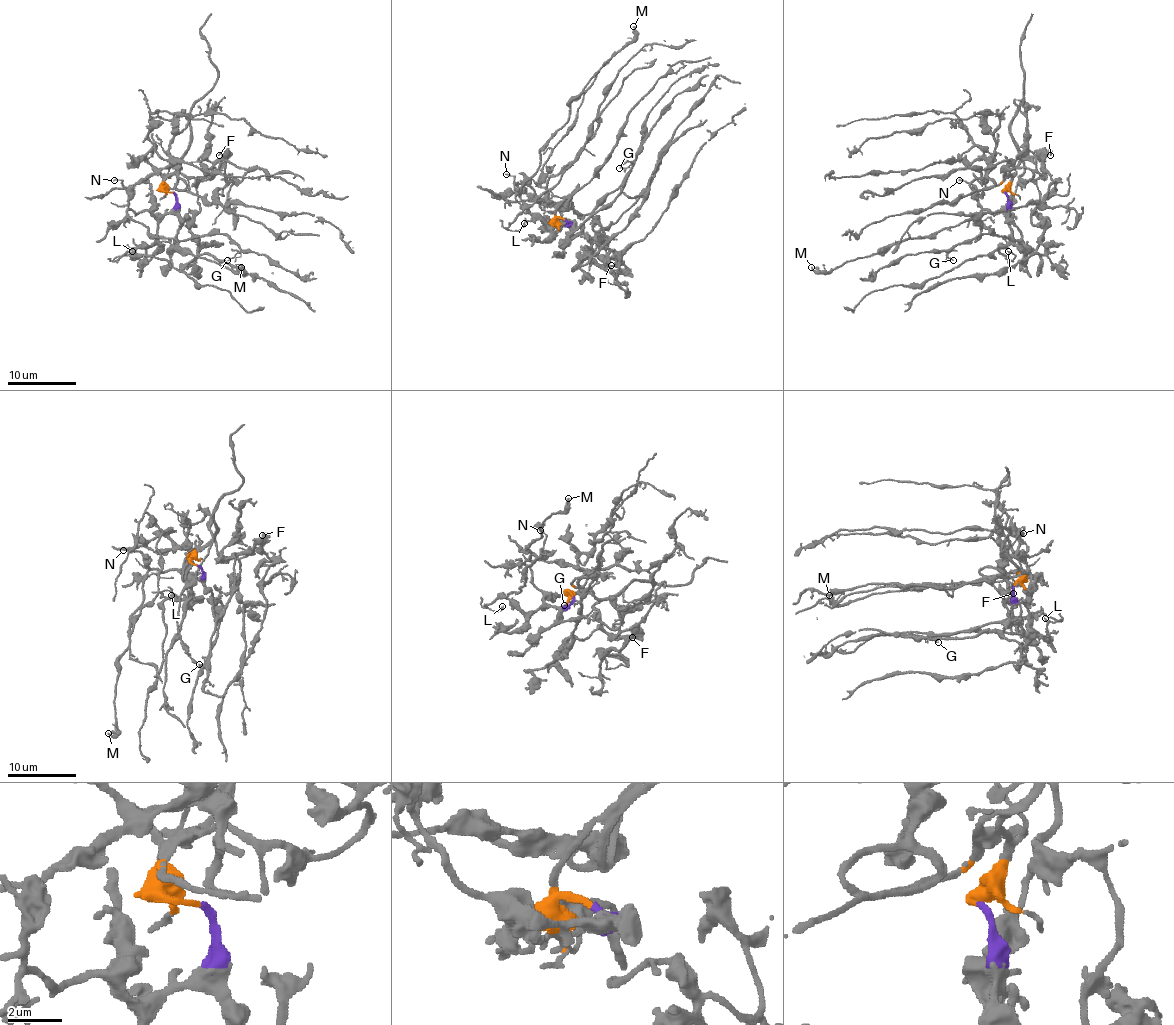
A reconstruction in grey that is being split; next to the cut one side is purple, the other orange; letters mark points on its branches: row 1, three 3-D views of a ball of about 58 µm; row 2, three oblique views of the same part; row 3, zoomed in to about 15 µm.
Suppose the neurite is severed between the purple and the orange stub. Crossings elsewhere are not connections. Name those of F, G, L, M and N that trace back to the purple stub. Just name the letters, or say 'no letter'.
G, L, M, N

